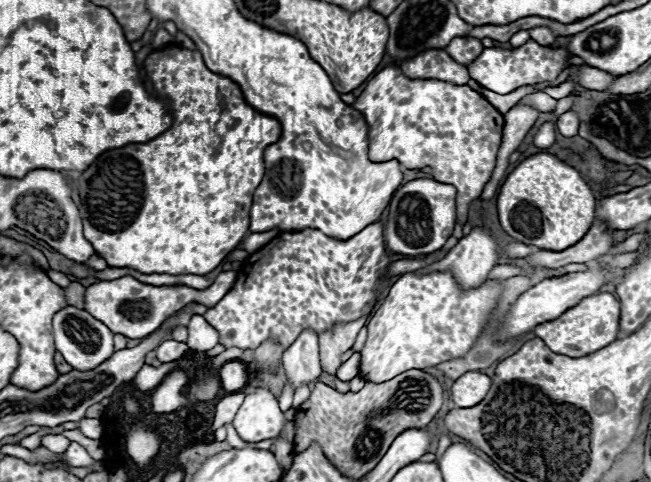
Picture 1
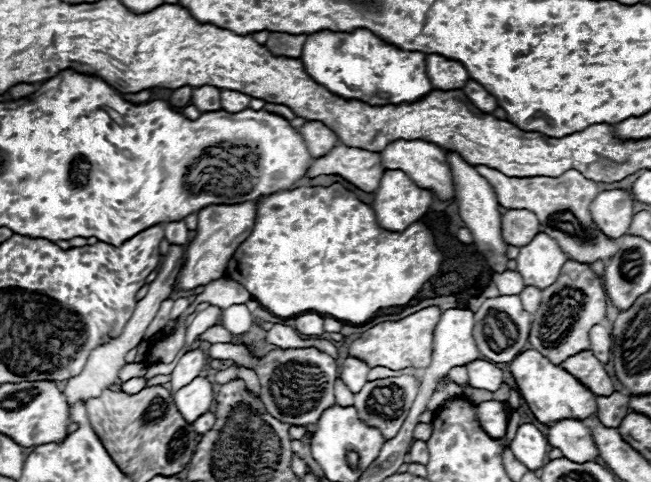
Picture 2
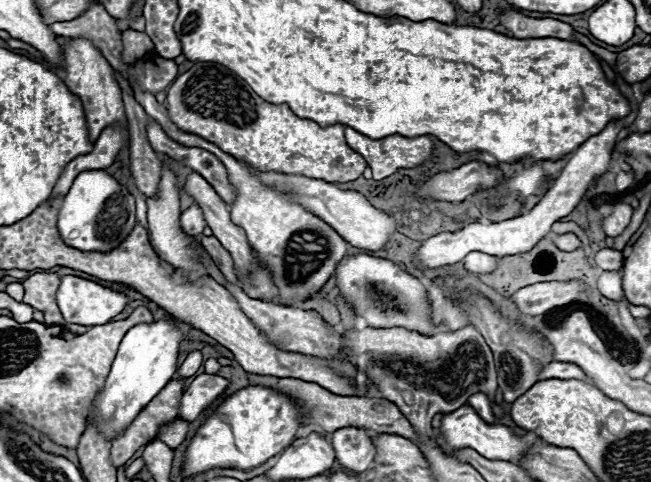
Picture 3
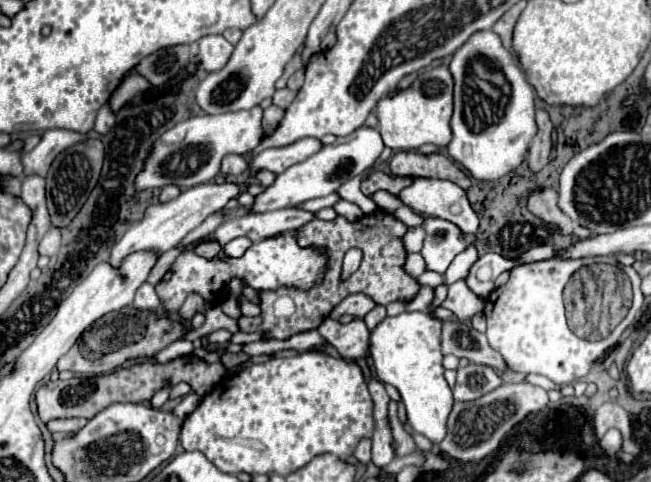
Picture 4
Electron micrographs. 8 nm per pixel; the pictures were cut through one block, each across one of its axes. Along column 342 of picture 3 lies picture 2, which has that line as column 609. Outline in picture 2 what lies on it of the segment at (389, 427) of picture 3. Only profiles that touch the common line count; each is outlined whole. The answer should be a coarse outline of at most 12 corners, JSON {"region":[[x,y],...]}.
{"region":[[622,392],[596,398],[596,416],[618,428],[630,414],[630,398]]}

